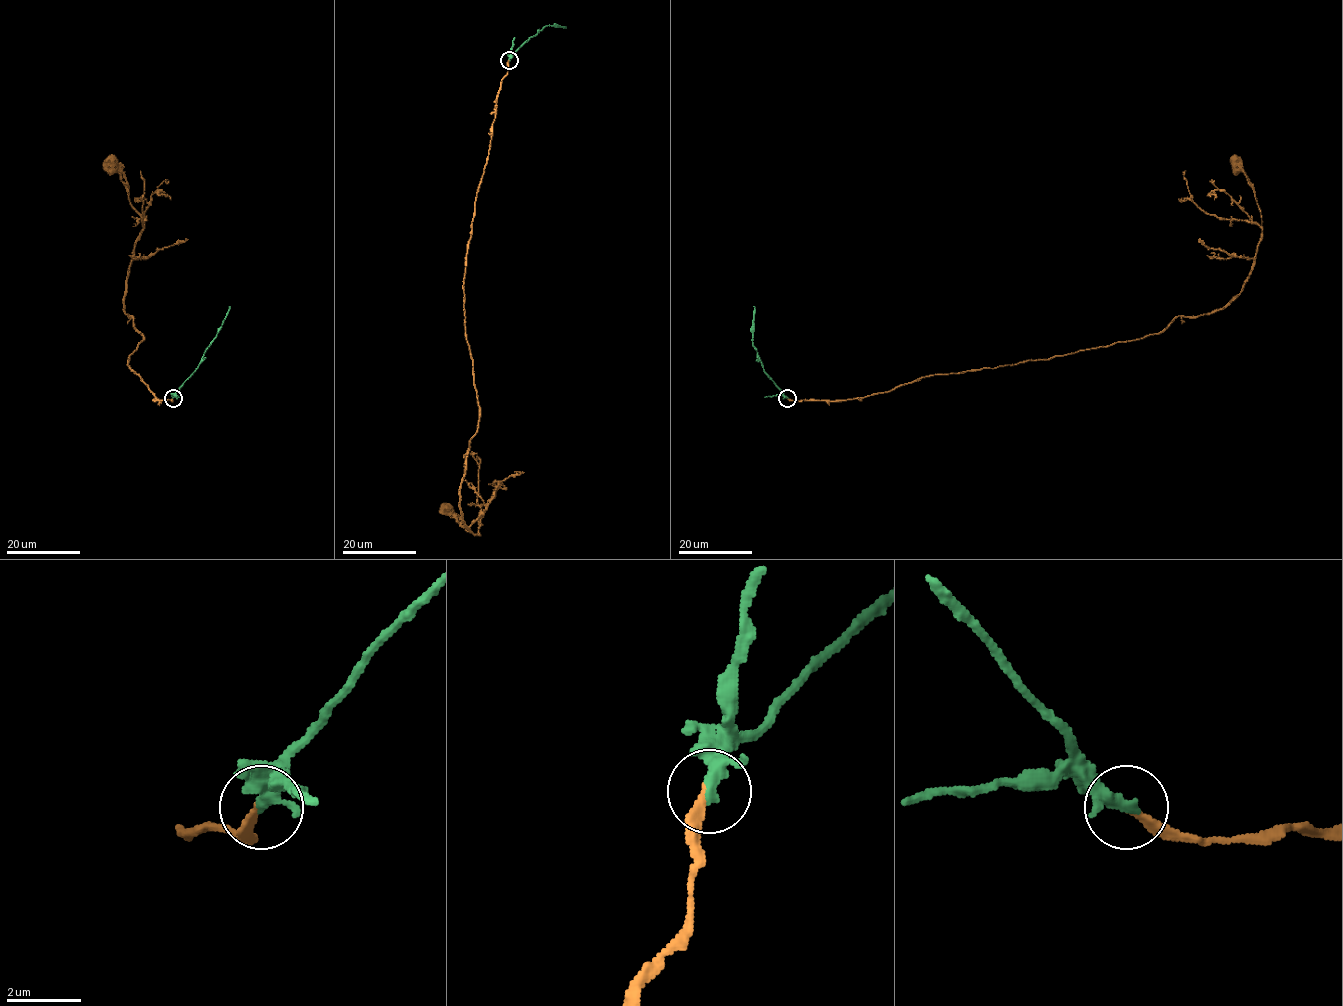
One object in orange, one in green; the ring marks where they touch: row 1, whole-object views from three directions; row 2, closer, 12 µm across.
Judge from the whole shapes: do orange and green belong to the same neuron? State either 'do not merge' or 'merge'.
merge

